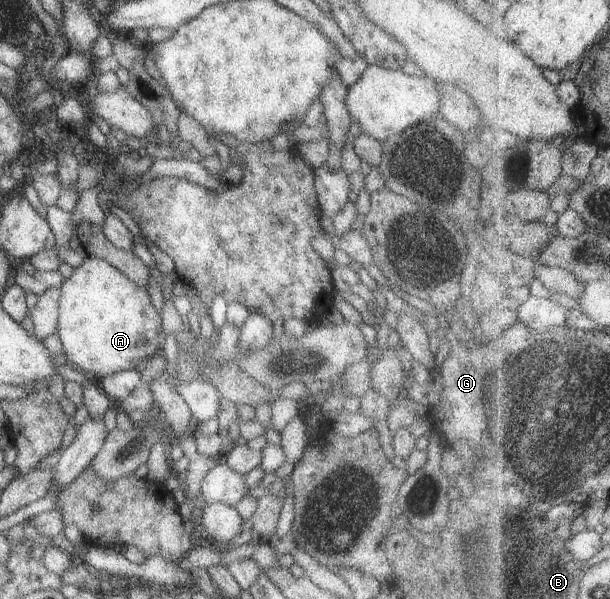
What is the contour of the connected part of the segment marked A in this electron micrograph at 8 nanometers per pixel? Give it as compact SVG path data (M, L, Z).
M83 259L71 276L64 279L59 289L55 334L61 342L63 361L83 372L88 378L98 381L103 377L123 370L136 369L140 362L156 355L164 344L160 317L149 301L146 288L135 286L119 270L99 260Z

